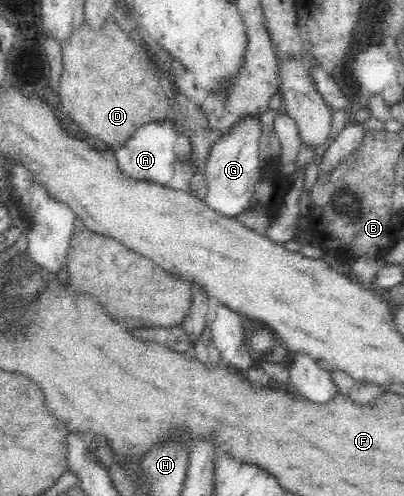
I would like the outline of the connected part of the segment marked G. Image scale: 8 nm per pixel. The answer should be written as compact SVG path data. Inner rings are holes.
M245 116L234 123L231 129L222 135L211 147L204 167L207 193L203 201L207 207L221 215L235 218L249 207L253 185L259 177L259 137L261 120Z

